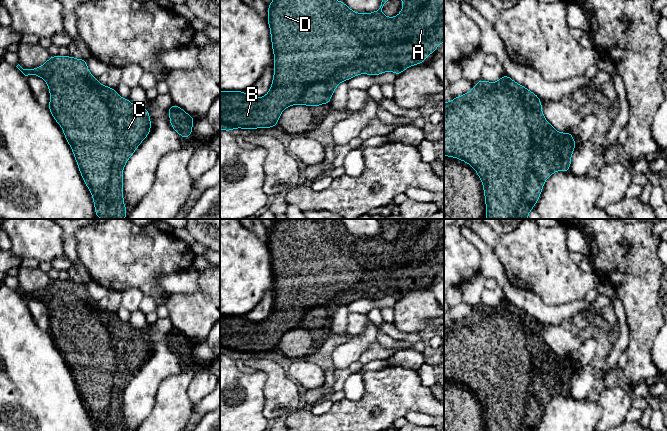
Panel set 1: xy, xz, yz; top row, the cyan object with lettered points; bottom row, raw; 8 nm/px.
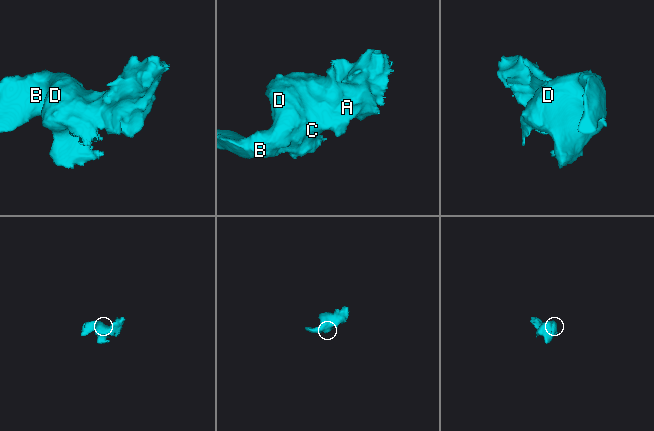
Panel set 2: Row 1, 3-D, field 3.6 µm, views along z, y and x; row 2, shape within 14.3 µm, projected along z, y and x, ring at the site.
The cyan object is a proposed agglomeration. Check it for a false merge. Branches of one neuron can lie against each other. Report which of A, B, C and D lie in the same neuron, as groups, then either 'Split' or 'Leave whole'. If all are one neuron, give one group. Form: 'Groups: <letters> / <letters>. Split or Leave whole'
Groups: A B C D. Leave whole

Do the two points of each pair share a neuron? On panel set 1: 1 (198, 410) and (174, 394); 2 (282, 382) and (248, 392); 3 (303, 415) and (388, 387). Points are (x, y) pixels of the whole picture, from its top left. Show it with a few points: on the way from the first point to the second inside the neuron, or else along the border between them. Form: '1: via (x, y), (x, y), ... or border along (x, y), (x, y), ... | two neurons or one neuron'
1: border along (193, 406), (191, 414) | two neurons
2: border along (258, 369), (266, 374), (263, 412) | two neurons
3: via (324, 420), (355, 420), (367, 408) | one neuron

